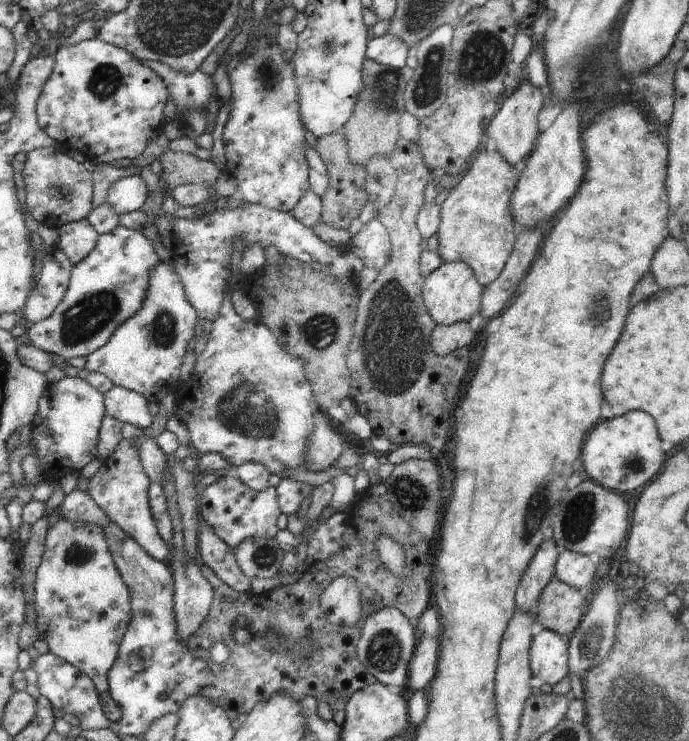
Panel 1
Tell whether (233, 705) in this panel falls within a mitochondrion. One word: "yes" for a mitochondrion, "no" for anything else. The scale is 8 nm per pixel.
no

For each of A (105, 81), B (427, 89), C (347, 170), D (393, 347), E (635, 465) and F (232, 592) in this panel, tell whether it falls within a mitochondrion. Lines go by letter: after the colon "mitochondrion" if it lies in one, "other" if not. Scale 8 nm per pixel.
A: mitochondrion
B: mitochondrion
C: other
D: mitochondrion
E: mitochondrion
F: other

